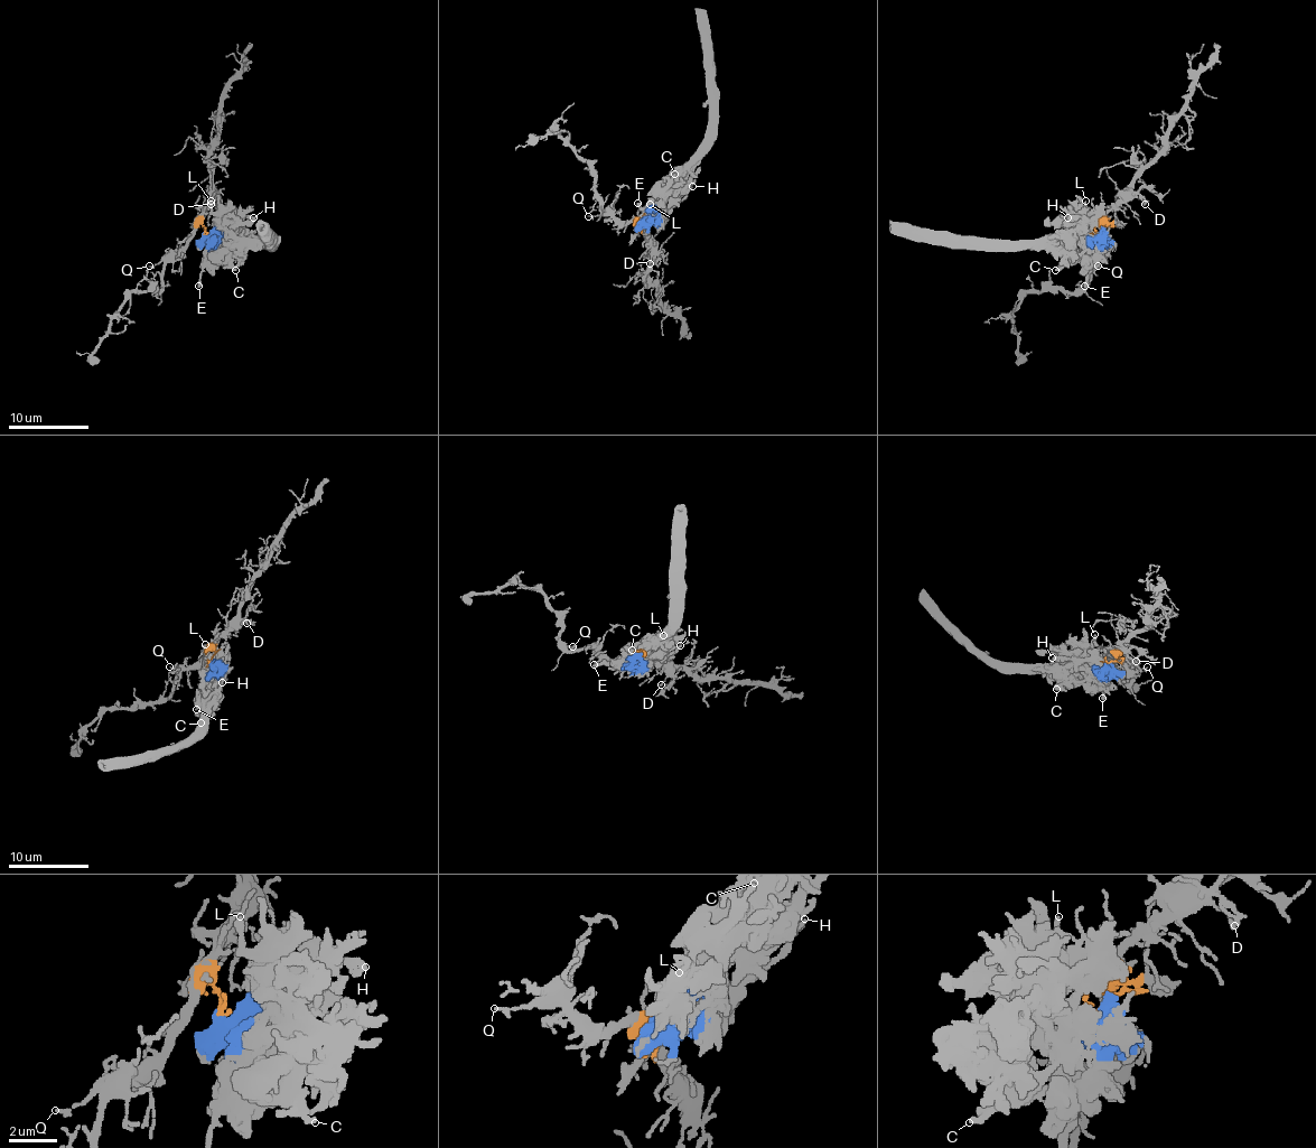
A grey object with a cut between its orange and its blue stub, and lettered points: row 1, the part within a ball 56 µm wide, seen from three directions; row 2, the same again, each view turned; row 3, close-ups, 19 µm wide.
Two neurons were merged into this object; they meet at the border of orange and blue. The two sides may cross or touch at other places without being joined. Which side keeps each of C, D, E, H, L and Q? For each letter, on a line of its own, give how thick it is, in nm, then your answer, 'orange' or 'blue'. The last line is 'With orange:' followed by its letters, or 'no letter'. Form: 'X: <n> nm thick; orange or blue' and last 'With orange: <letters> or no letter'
C: 200 nm thick; blue
D: 140 nm thick; orange
E: 240 nm thick; blue
H: 200 nm thick; blue
L: 200 nm thick; blue
Q: 140 nm thick; orange
With orange: D, Q

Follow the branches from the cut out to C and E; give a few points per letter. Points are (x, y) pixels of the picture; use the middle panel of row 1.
C: (643, 217), (651, 202), (675, 174)
E: (643, 217), (647, 213), (637, 203)

